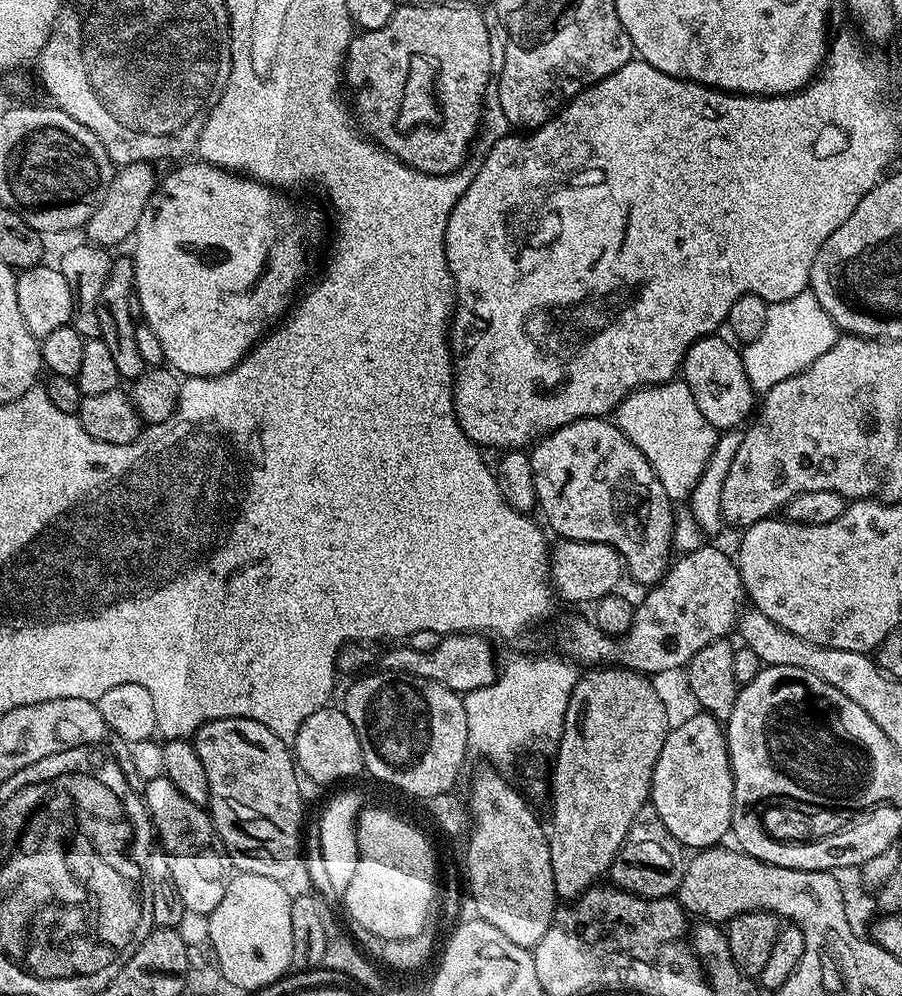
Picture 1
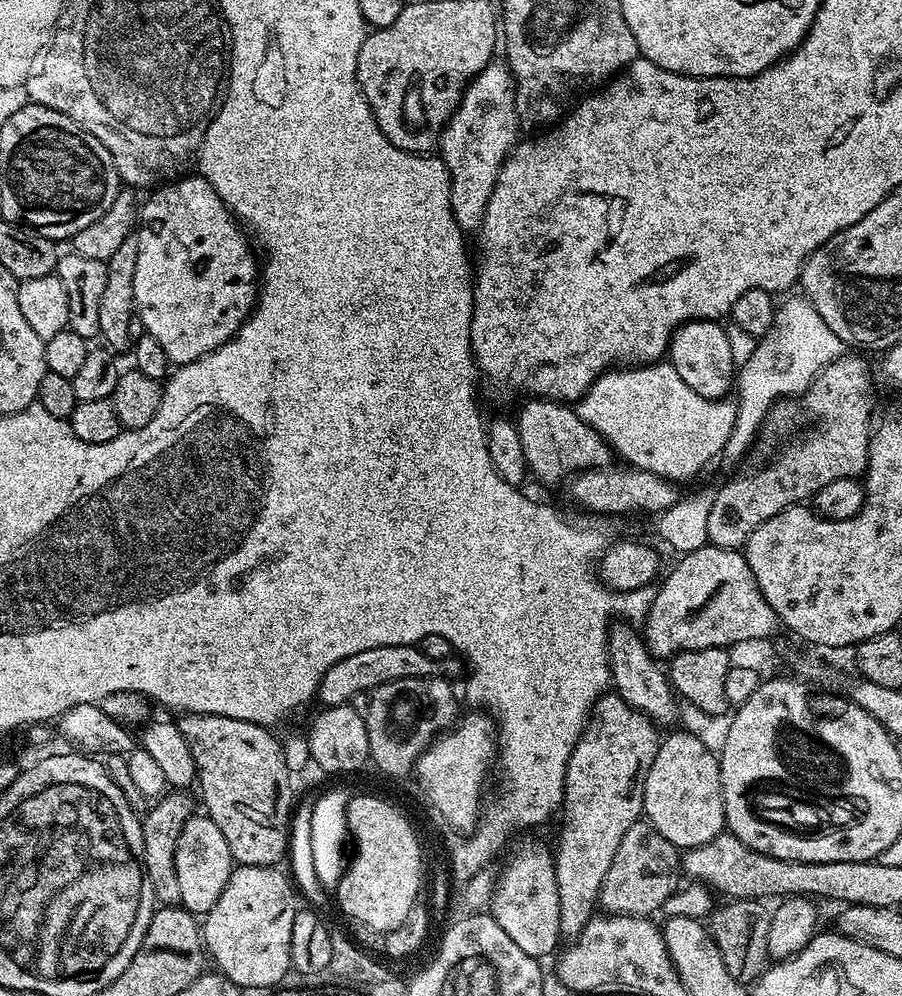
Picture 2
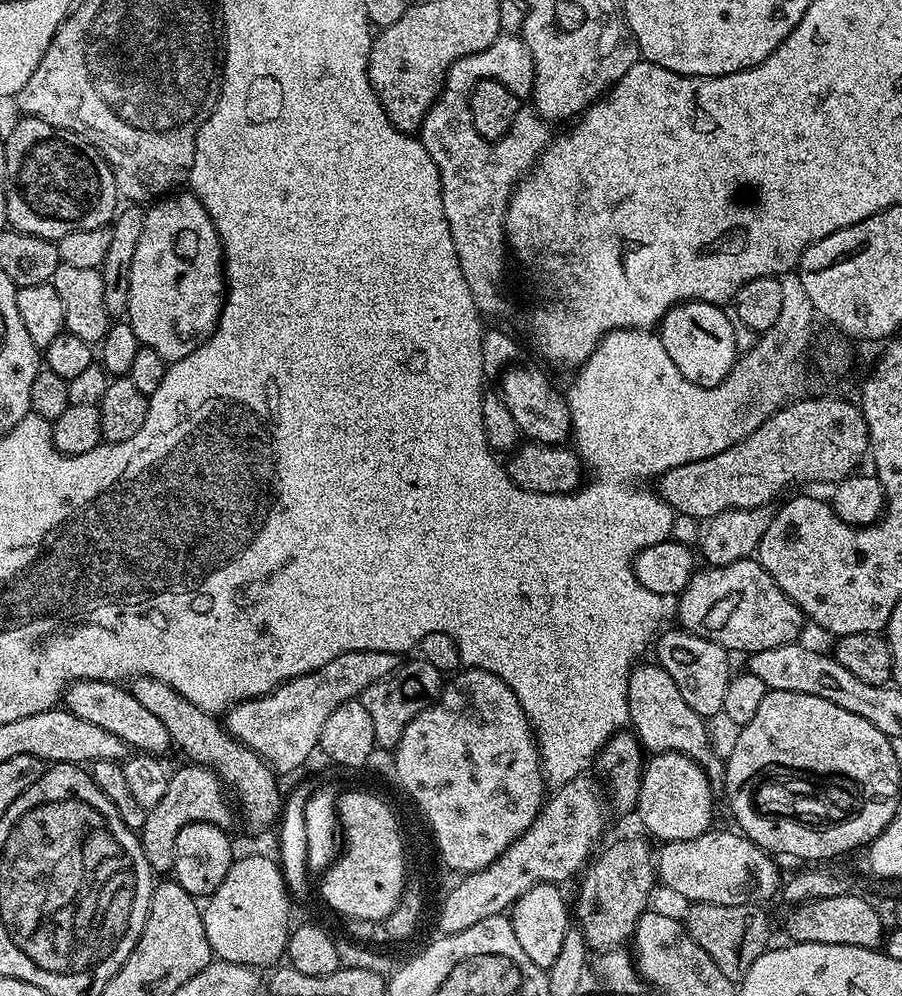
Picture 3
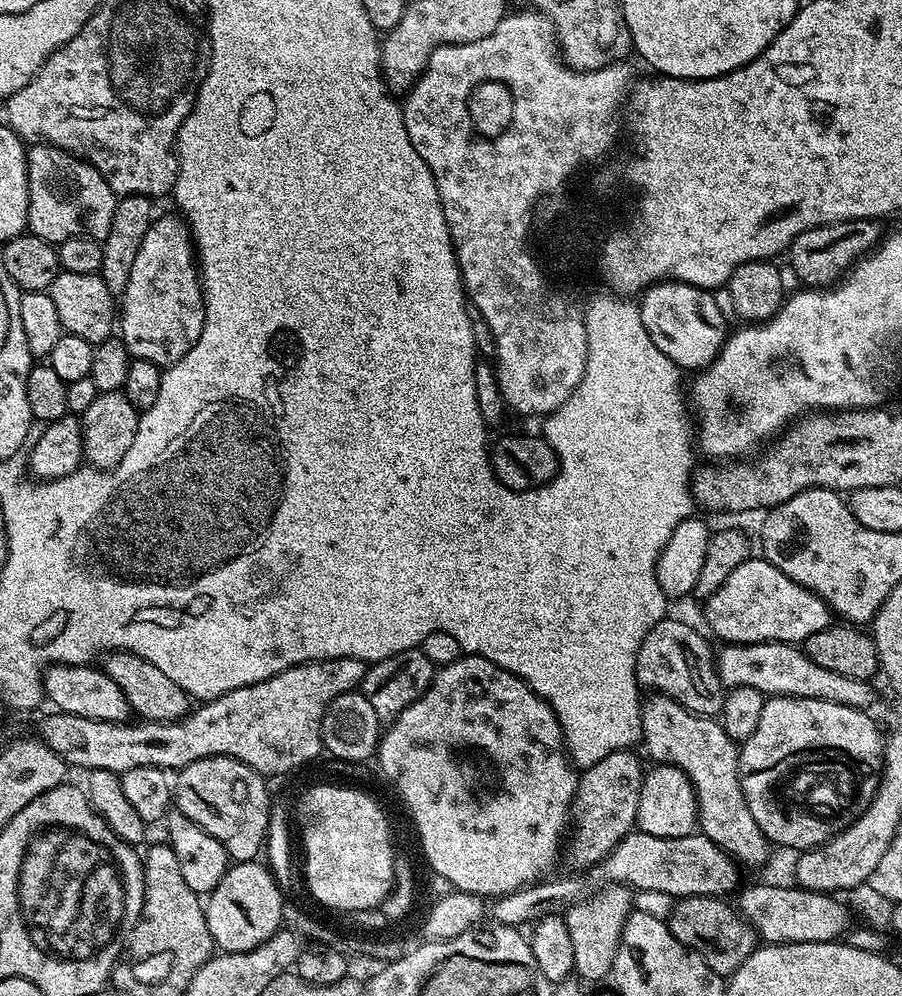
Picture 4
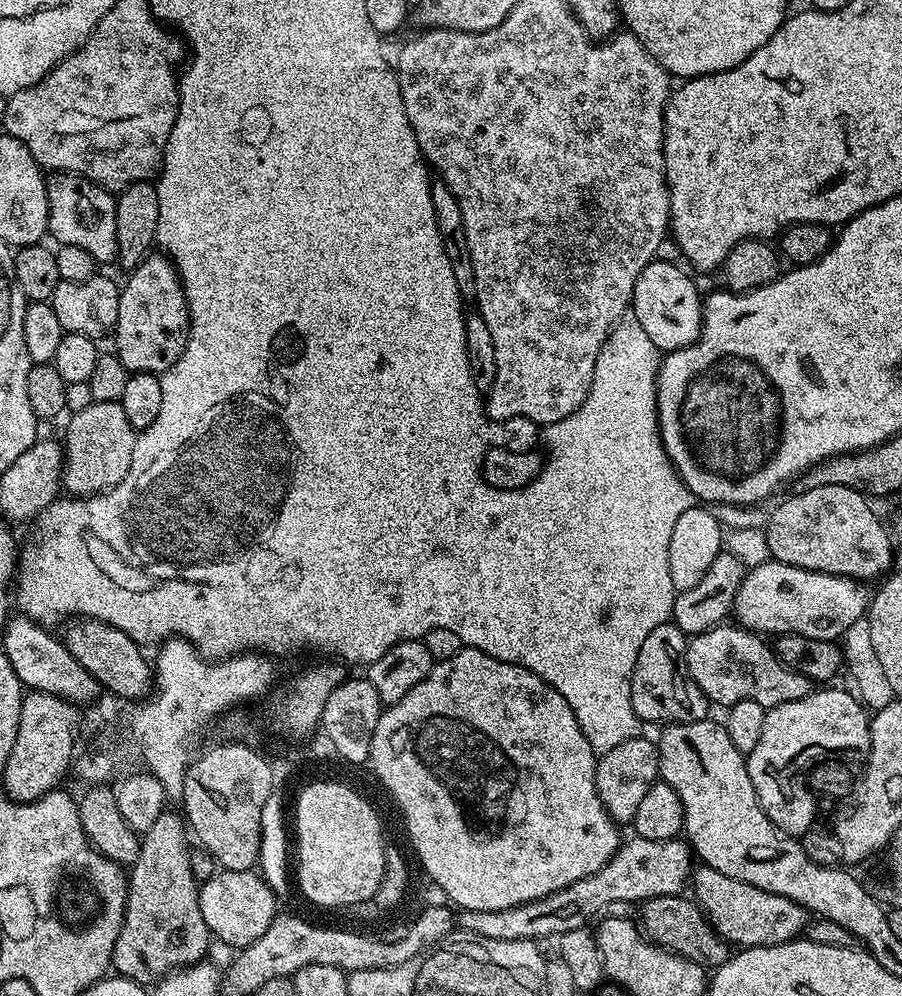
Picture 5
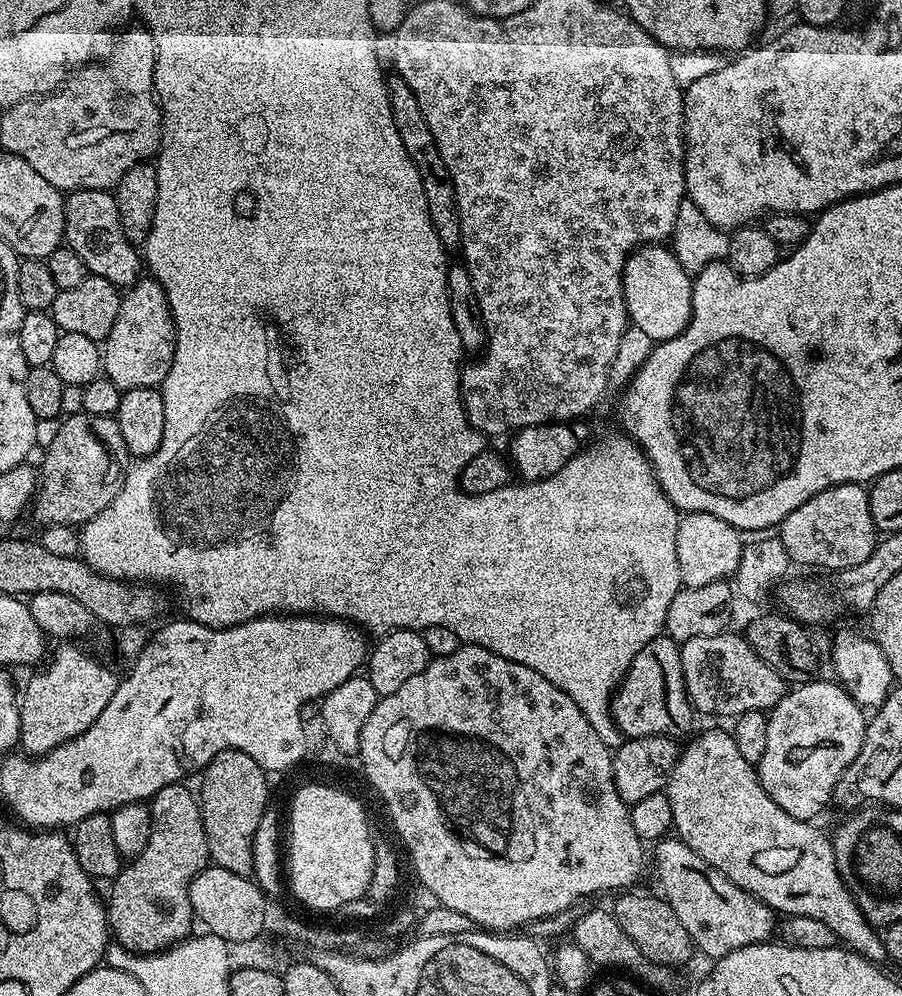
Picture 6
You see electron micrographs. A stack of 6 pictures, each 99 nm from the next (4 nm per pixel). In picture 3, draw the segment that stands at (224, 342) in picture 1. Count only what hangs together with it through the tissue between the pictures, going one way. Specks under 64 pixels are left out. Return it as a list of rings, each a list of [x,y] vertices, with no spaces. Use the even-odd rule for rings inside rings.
[[[188,190],[157,199],[145,211],[138,250],[134,250],[134,262],[130,262],[130,298],[126,319],[134,326],[138,342],[150,350],[158,350],[158,354],[169,362],[186,358],[186,354],[198,350],[198,346],[215,334],[225,299],[224,250],[216,233],[216,222],[210,218],[206,206],[202,206],[200,199]]]

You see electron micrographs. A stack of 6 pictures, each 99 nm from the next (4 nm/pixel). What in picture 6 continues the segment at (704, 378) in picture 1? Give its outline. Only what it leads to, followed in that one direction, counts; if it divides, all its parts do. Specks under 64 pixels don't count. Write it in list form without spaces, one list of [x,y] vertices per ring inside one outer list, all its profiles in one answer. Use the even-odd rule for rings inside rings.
[[[641,246],[624,264],[624,301],[628,319],[654,342],[674,338],[692,316],[693,277],[682,268],[668,246]]]

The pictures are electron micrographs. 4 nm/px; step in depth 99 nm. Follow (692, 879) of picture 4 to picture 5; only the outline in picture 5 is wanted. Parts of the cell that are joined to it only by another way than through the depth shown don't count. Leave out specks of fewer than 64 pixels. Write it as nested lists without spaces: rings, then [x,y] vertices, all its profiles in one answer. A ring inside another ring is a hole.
[[[633,835],[632,840],[625,839],[620,848],[598,870],[598,874],[590,874],[546,898],[538,898],[534,902],[526,902],[514,906],[510,910],[463,910],[458,916],[459,931],[478,934],[482,938],[498,938],[499,940],[535,940],[543,942],[551,938],[558,938],[570,930],[585,927],[591,916],[599,917],[607,904],[633,904],[639,905],[645,900],[653,900],[659,896],[678,896],[689,887],[690,877],[694,871],[694,853],[683,839],[655,840]]]

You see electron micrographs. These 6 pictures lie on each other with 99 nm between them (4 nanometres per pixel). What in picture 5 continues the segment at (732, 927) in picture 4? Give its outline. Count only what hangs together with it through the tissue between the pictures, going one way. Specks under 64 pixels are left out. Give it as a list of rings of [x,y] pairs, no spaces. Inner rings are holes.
[[[687,895],[659,896],[639,905],[638,923],[645,936],[669,952],[676,952],[688,960],[696,960],[705,966],[719,966],[728,959],[730,945],[712,928],[703,908]]]

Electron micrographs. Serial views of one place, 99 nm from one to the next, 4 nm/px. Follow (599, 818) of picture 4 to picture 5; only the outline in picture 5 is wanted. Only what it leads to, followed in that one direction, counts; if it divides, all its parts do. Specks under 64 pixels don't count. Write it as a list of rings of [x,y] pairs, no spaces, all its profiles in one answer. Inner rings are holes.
[[[637,734],[622,746],[614,746],[614,750],[603,753],[596,761],[596,785],[598,794],[610,814],[610,818],[616,821],[617,825],[631,825],[632,819],[638,814],[638,805],[642,798],[658,782],[660,774],[660,749],[655,743],[652,744],[644,737],[644,734]]]

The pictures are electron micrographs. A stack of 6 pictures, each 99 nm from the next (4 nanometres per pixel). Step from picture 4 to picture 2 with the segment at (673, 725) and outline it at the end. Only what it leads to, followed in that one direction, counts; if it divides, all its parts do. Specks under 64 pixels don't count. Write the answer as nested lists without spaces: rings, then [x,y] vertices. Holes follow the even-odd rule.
[[[616,622],[609,627],[608,658],[612,665],[610,684],[615,695],[621,696],[634,710],[649,716],[657,725],[663,726],[675,722],[681,705],[678,703],[672,681],[668,679],[661,661],[648,651],[643,635],[633,625]]]

